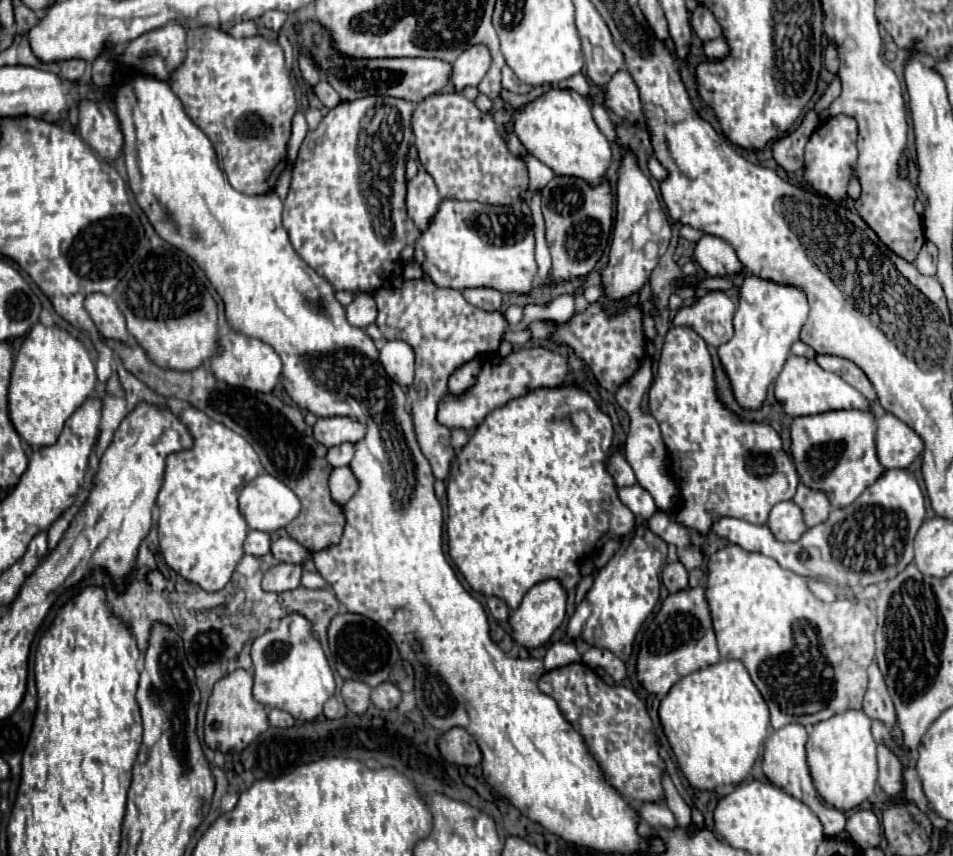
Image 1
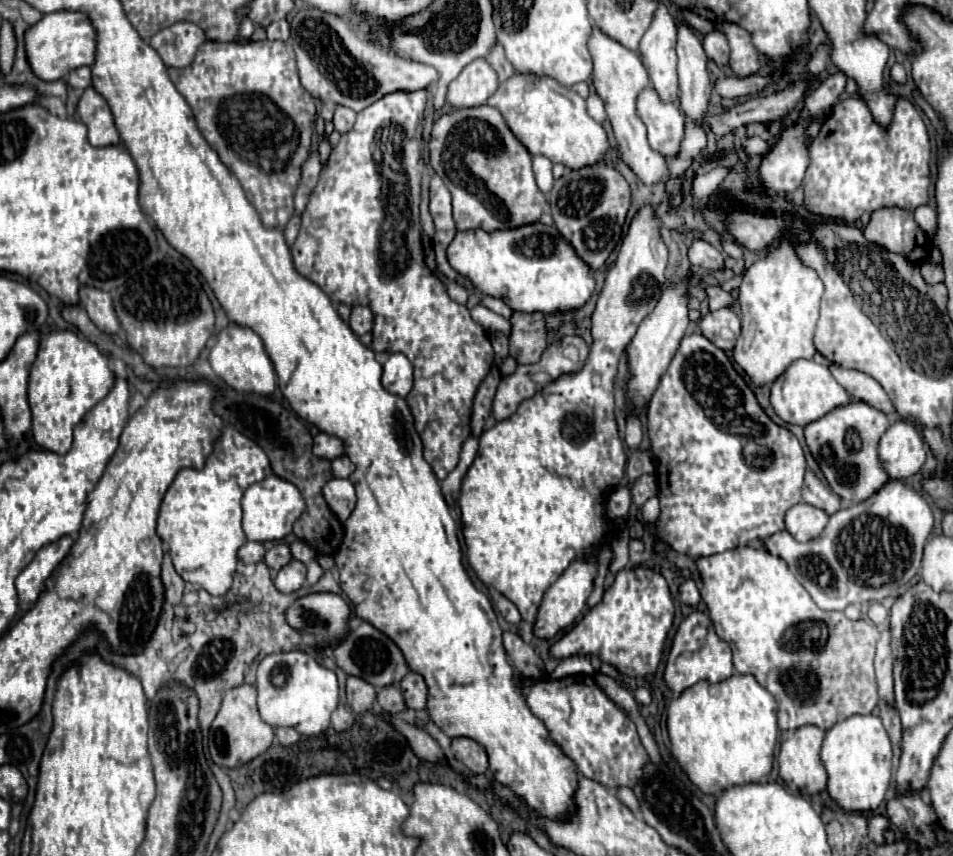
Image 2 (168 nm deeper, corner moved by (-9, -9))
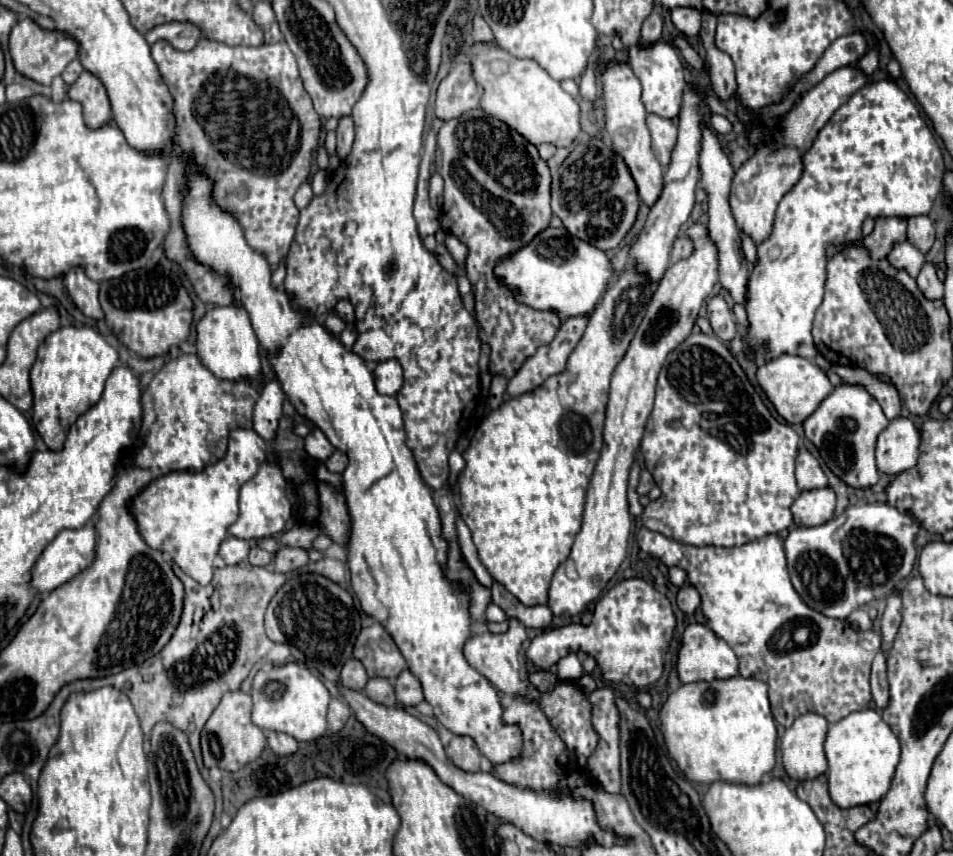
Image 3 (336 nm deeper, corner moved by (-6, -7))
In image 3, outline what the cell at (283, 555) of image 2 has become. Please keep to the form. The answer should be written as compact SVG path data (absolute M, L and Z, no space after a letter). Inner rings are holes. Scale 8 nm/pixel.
M251 548L251 552L249 552L249 562L253 564L253 566L267 566L269 562L273 560L273 554L269 554L267 550L263 550L263 548Z

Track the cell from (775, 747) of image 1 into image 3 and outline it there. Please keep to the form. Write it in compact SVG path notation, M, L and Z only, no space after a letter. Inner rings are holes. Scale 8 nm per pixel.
M819 714L799 716L781 738L783 768L793 780L813 780L827 770L823 742L827 720Z

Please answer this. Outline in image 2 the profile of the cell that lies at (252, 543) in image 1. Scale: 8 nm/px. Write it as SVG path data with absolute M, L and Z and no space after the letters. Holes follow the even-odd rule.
M246 542L242 544L242 550L238 550L238 558L244 564L258 564L264 558L264 546L260 542Z

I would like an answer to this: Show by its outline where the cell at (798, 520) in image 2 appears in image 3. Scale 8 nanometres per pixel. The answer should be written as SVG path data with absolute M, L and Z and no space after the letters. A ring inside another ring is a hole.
M829 486L801 492L801 496L791 504L791 512L795 526L821 526L833 518L835 492Z

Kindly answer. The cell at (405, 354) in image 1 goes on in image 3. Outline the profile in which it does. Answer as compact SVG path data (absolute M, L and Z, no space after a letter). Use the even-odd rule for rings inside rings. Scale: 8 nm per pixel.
M395 358L379 362L377 368L373 370L373 376L375 376L375 386L381 394L393 396L403 386L403 368Z

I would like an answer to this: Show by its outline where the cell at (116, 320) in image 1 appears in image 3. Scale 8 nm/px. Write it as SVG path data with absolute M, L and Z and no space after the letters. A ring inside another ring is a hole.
M73 268L63 276L63 284L73 298L75 306L89 318L103 320L103 310L99 304L99 284L93 282L81 268Z

